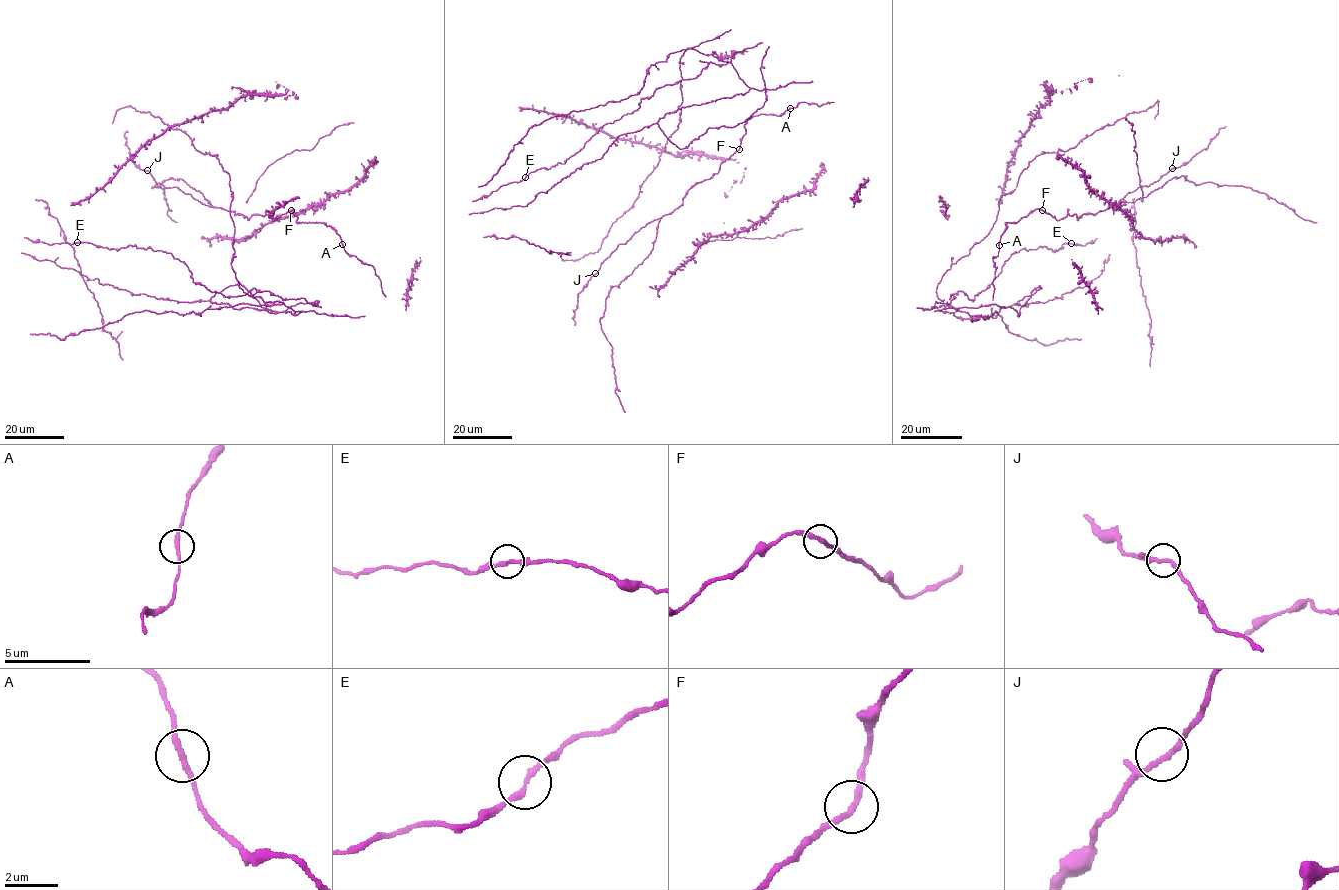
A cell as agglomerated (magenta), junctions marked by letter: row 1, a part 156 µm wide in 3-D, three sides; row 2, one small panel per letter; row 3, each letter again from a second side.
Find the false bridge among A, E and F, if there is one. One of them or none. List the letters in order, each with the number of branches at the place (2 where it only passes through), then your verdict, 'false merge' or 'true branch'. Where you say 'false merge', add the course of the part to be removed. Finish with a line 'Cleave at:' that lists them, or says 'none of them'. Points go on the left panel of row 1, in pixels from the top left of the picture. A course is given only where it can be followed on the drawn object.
A: 2 branches meet; true branch
E: 2 branches meet; true branch
F: 2 branches meet; true branch
Cleave at: none of them

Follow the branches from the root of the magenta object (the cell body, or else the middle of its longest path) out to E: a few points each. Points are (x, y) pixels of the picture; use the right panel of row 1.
E: (972, 321), (980, 315), (954, 308), (951, 294), (961, 291), (974, 300), (1015, 251), (1071, 243)

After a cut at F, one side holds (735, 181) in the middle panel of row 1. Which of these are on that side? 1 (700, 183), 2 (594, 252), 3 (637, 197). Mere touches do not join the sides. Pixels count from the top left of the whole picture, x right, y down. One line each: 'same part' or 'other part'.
1: other part
2: same part
3: same part

